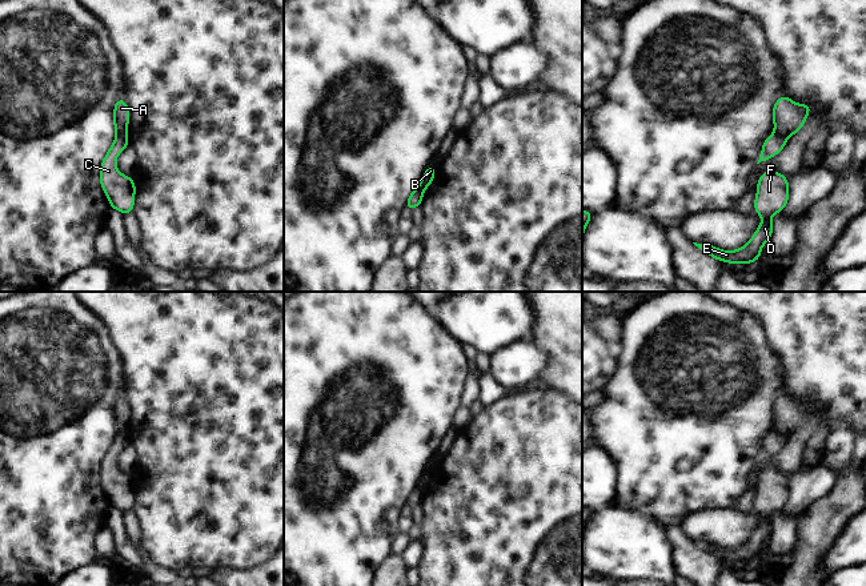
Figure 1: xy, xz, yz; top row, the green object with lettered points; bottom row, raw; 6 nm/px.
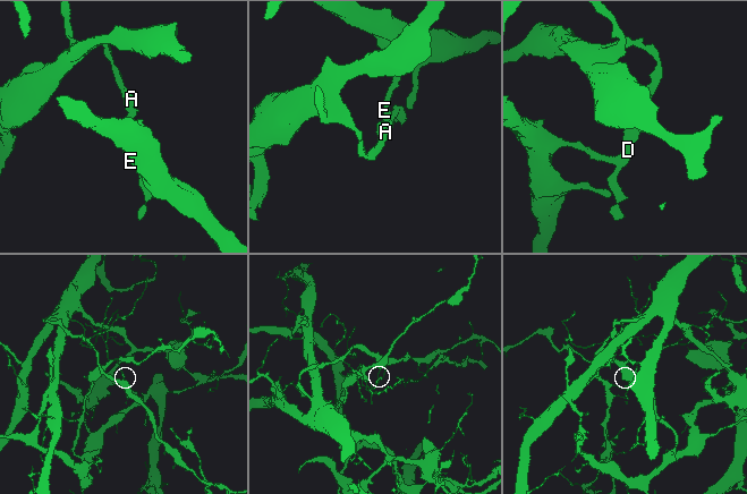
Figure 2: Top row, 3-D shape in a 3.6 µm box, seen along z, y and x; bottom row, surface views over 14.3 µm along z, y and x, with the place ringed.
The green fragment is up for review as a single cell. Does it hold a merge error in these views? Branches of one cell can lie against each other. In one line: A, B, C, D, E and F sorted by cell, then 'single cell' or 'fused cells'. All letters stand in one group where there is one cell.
A / B C D E F | fused cells

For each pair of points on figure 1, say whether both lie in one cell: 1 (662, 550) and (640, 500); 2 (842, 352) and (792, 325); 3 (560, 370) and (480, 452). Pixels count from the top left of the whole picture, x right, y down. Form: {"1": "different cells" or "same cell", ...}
{"1": "different cells", "2": "same cell", "3": "different cells"}

